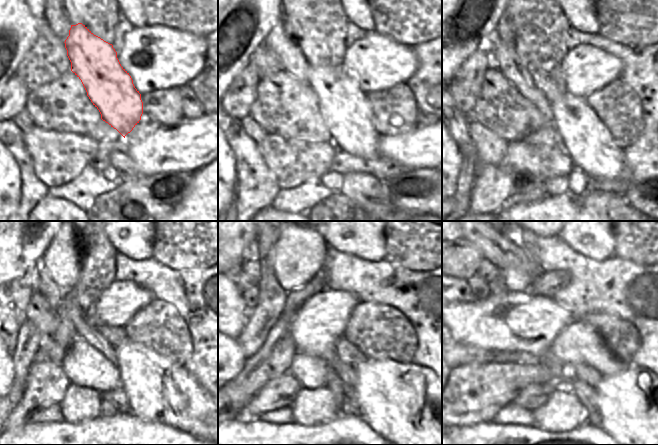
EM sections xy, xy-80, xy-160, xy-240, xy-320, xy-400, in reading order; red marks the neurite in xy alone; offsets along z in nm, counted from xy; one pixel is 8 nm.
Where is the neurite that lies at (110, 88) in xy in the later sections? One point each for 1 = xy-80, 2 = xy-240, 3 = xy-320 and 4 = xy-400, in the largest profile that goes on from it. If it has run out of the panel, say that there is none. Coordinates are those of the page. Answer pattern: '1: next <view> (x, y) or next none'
1: next xy-80 (347, 112)
2: next xy-240 (159, 390)
3: next xy-320 (407, 404)
4: next xy-400 (645, 414)

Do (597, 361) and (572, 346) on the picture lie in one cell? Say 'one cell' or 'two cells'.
one cell

